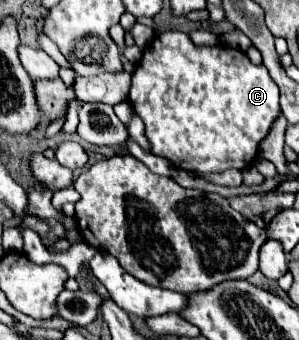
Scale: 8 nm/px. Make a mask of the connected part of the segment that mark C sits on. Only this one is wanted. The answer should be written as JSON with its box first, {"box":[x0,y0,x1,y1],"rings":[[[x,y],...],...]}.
{"box":[128,31,280,175],"rings":[[[164,31],[154,37],[132,73],[132,87],[128,93],[136,115],[146,125],[152,153],[166,157],[178,169],[186,169],[194,175],[220,173],[230,167],[250,167],[258,155],[260,141],[268,135],[280,113],[278,97],[278,85],[268,75],[268,69],[264,65],[254,65],[244,51],[228,45],[200,47],[182,31]]]}

